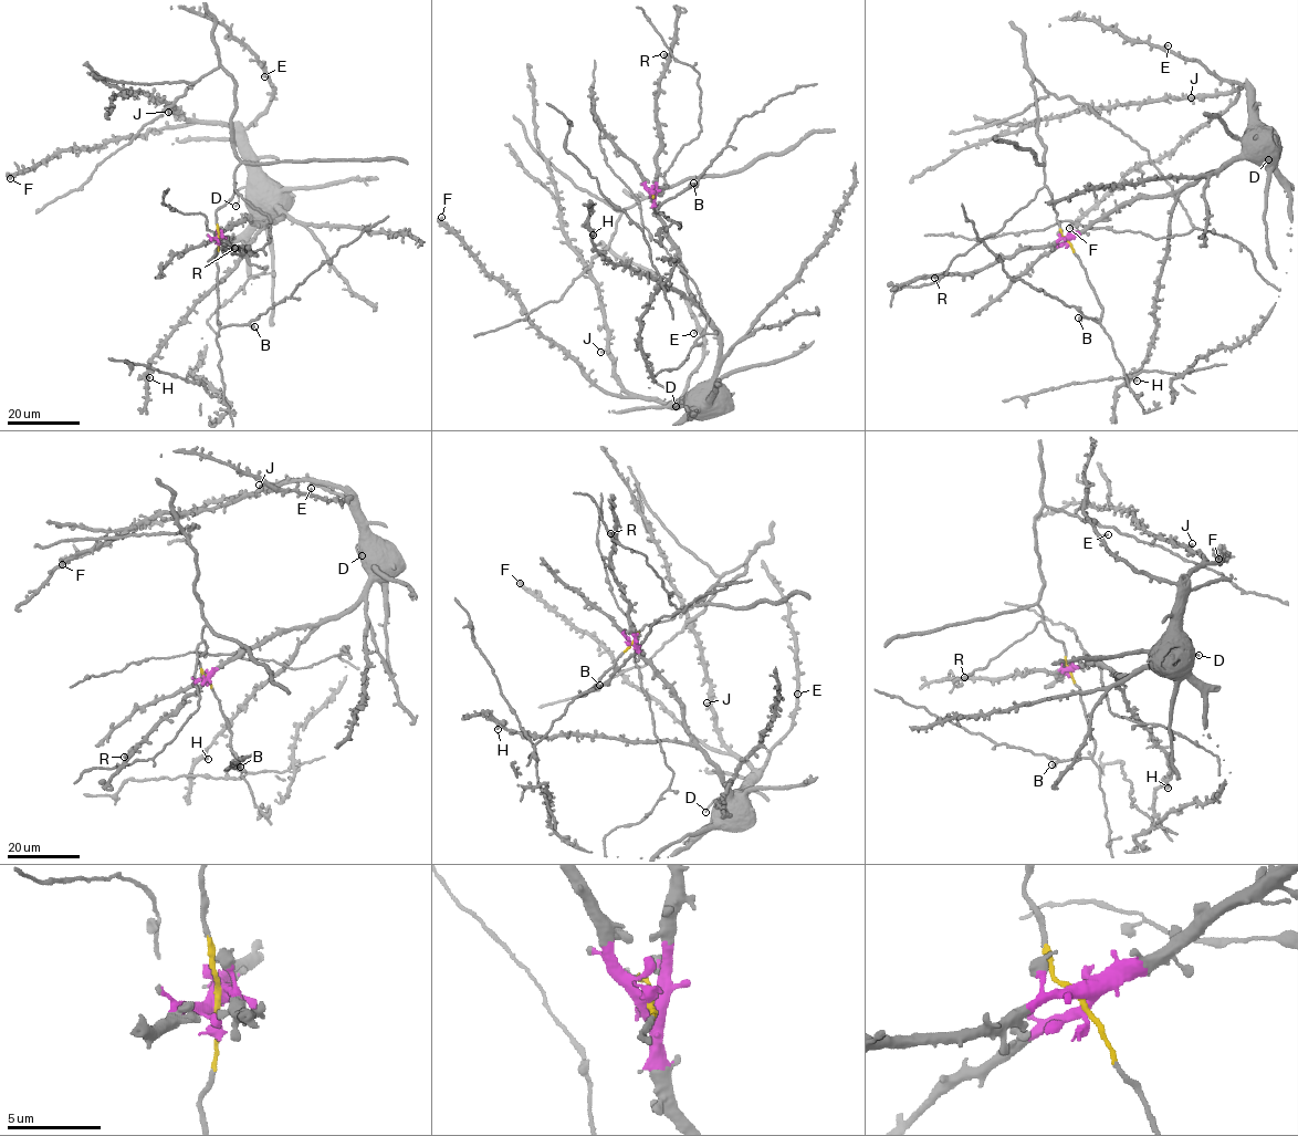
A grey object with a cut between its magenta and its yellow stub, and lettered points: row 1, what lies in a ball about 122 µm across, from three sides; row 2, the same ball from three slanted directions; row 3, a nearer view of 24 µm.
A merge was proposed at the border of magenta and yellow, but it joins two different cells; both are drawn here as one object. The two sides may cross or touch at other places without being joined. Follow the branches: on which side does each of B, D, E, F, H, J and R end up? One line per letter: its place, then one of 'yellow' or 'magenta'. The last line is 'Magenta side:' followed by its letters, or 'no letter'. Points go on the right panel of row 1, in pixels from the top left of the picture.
B: (1078, 318) | yellow
D: (1268, 159) | magenta
E: (1168, 45) | magenta
F: (1069, 228) | magenta
H: (1137, 381) | magenta
J: (1191, 97) | magenta
R: (934, 278) | magenta
Magenta side: D, E, F, H, J, R

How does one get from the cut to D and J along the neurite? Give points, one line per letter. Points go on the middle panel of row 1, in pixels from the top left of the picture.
D: (651, 194), (677, 251), (686, 289), (720, 345), (716, 372), (684, 402), (676, 399), (674, 406)
J: (651, 194), (686, 289), (718, 334), (719, 367), (702, 393), (668, 404), (634, 397), (613, 357), (600, 352)

